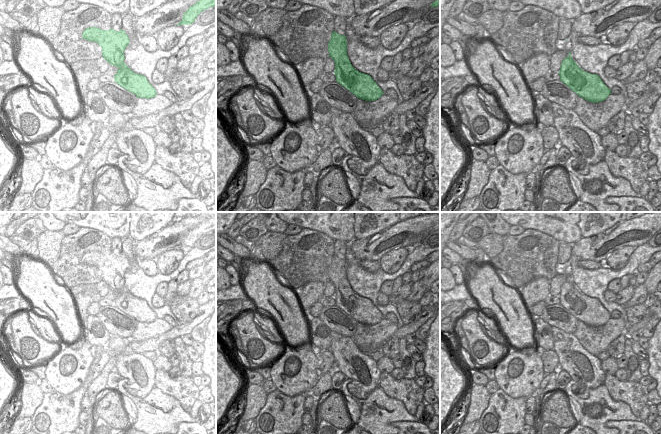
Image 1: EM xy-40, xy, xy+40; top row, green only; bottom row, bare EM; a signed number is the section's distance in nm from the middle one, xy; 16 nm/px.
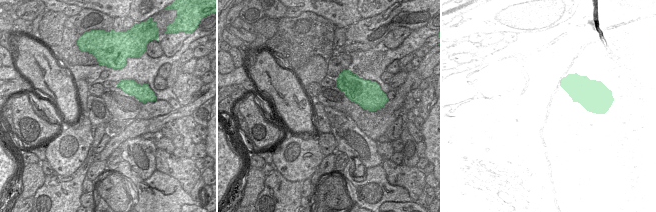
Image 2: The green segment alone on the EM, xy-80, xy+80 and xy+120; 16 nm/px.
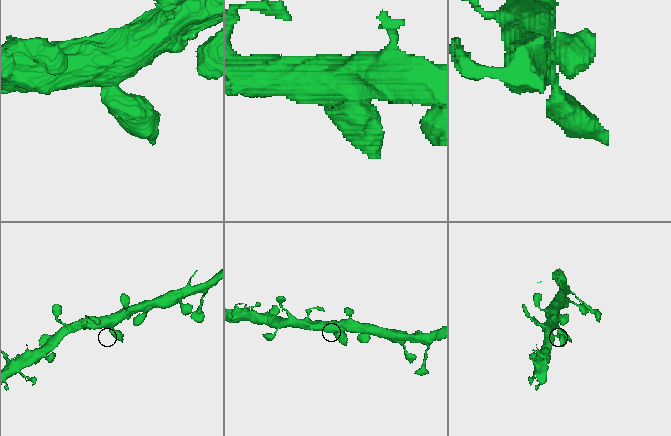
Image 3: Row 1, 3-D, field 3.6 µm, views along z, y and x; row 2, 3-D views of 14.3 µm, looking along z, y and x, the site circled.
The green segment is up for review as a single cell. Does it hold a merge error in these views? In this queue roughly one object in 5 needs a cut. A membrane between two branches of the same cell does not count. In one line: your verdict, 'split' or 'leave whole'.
leave whole

